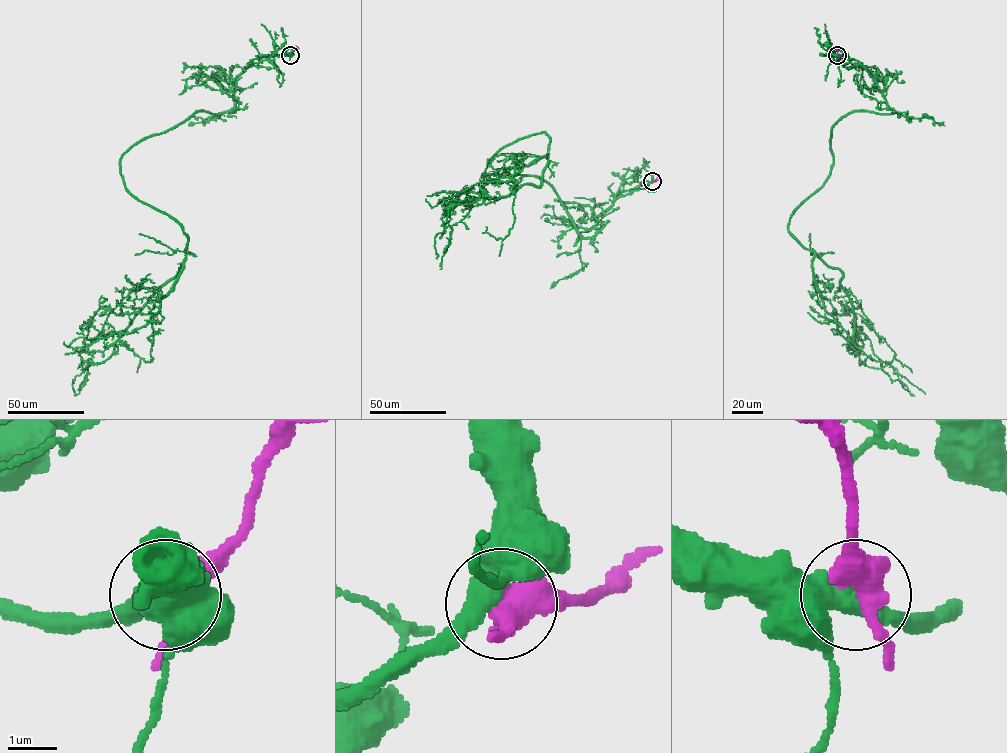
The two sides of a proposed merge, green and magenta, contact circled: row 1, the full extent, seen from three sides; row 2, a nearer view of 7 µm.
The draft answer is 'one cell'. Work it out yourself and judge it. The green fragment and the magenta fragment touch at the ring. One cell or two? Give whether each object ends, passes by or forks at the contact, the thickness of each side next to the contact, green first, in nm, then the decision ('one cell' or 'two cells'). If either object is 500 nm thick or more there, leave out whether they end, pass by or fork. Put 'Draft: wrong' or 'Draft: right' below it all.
460 nm thick on the green side, 550 nm on the other; one cell
Draft: right

